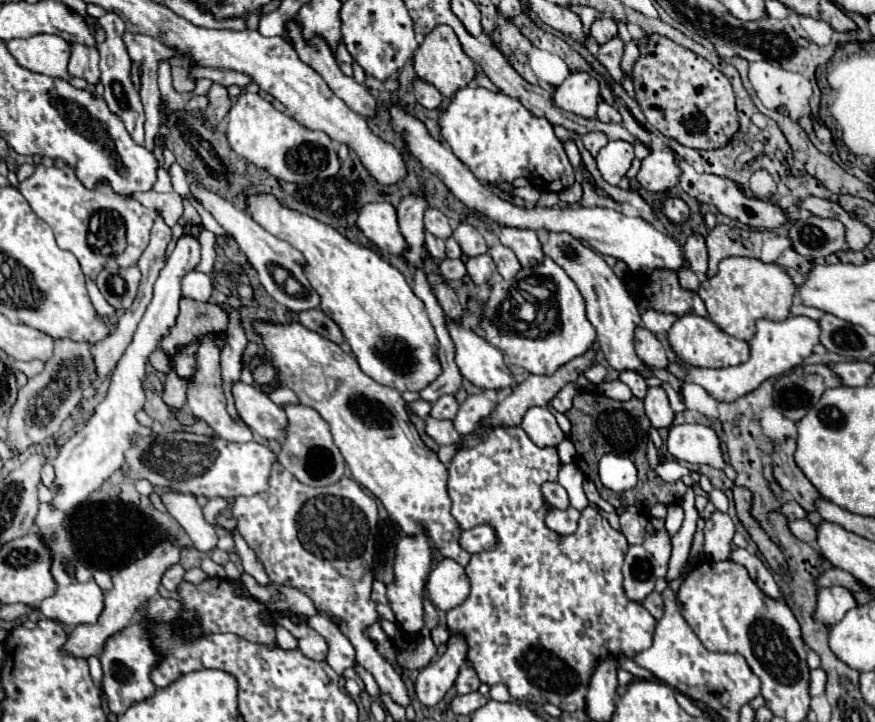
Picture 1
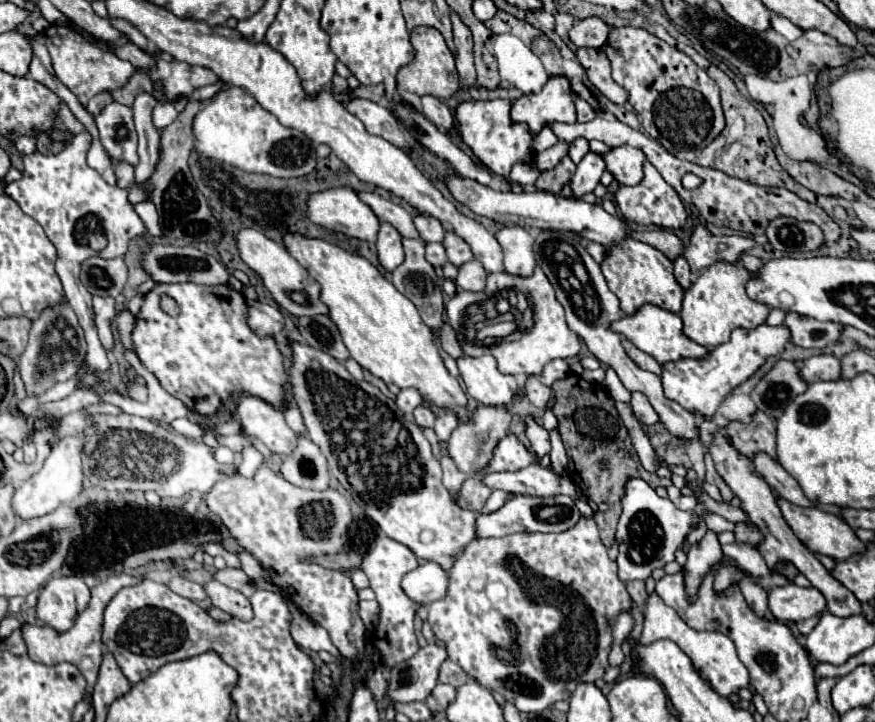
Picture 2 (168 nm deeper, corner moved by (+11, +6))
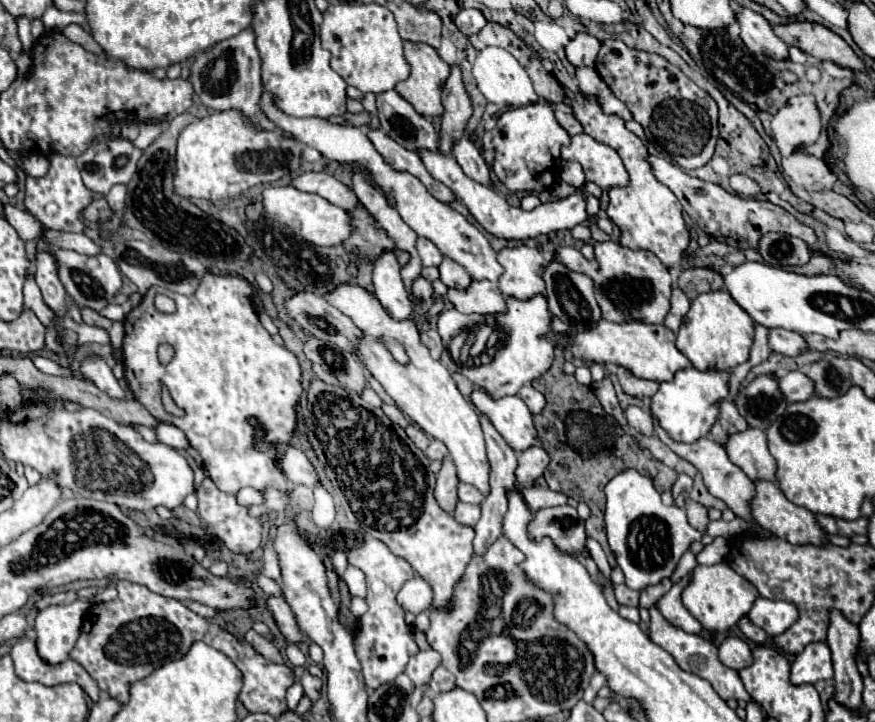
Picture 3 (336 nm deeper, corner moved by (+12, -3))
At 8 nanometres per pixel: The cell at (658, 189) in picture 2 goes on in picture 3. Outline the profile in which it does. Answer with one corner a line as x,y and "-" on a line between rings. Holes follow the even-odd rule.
586,98
584,106
580,108
576,100
570,100
570,106
574,108
574,116
584,126
584,132
588,136
592,136
594,140
612,146
620,154
620,158
630,174
630,184
626,188
610,188
610,192
608,192
610,204
608,204
606,212
608,212
610,220
622,232
618,242
632,250
644,248
644,250
654,252
662,260
662,264
668,268
680,266
682,254
686,252
688,242
690,242
690,234
688,234
684,218
682,218
682,206
680,206
678,198
674,196
674,192
654,178
650,164
644,160
644,156
648,154
644,142
636,134
632,134
630,130
624,128
624,120
620,116
604,114
602,108
598,106
598,102
592,102

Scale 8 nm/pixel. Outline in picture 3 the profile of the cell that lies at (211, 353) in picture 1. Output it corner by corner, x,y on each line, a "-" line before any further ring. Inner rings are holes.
242,488
238,492
238,502
244,506
254,506
254,504
262,504
262,494
256,488

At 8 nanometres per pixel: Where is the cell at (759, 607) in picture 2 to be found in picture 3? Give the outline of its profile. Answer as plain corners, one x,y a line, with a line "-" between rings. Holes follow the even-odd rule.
742,616
742,620
738,622
738,628
742,630
742,634
750,640
750,642
756,642
756,644
764,644
766,642
766,632
762,632
762,628
750,624
750,618
748,616

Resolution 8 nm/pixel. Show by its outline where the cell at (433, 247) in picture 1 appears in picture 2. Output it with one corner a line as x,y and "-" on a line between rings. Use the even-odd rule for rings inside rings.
355,191
357,197
371,207
371,211
377,215
379,221
387,221
391,223
403,237
411,237
411,239
419,239
419,233
415,231
413,225
413,217
411,213
407,213
403,207
383,199
377,193
367,193
367,191

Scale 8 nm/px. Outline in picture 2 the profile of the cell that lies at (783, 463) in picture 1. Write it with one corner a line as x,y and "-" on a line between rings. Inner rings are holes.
755,411
751,423
731,421
725,427
733,445
743,451
749,459
753,459
755,451
767,451
775,459
775,419
763,415
763,411

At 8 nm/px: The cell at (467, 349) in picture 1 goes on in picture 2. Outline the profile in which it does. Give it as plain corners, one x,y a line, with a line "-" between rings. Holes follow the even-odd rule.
491,355
475,359
461,357
457,361
457,367
465,381
467,393
483,405
511,405
521,391
513,375
499,373
499,369
495,367
495,359
491,359

